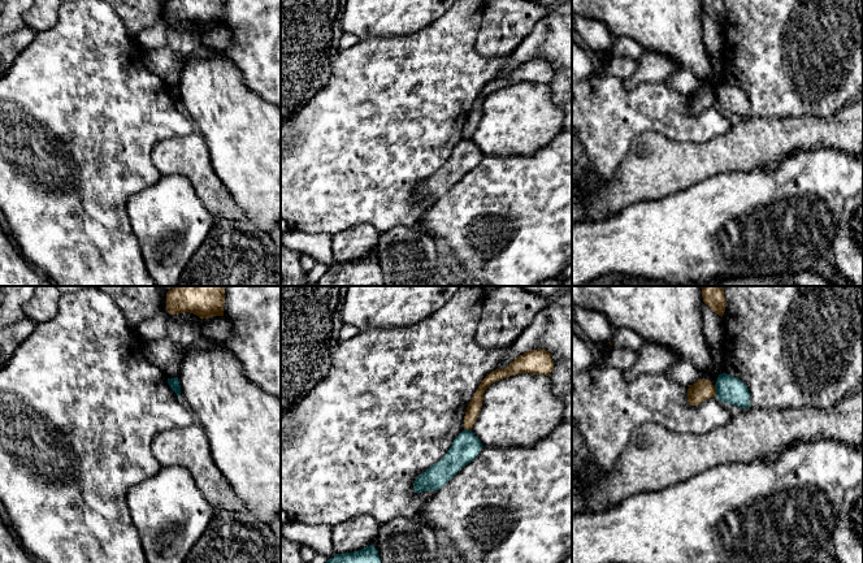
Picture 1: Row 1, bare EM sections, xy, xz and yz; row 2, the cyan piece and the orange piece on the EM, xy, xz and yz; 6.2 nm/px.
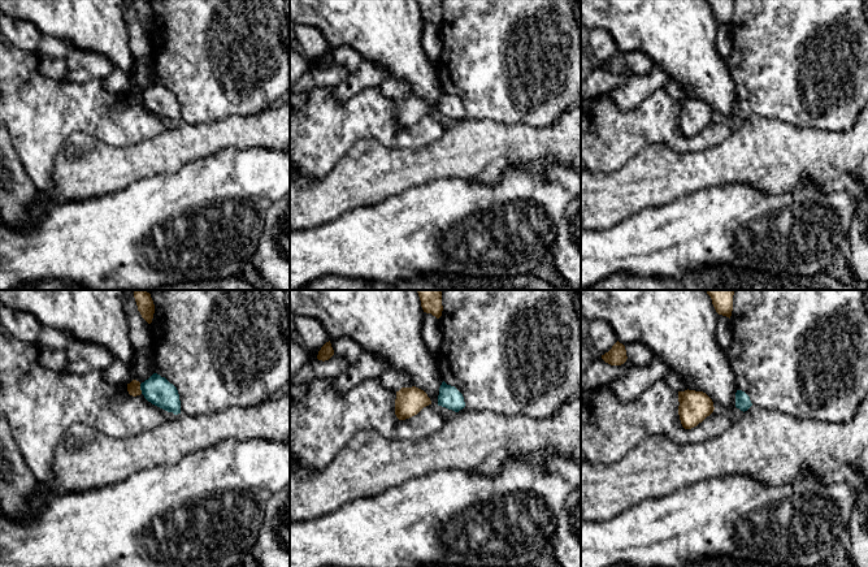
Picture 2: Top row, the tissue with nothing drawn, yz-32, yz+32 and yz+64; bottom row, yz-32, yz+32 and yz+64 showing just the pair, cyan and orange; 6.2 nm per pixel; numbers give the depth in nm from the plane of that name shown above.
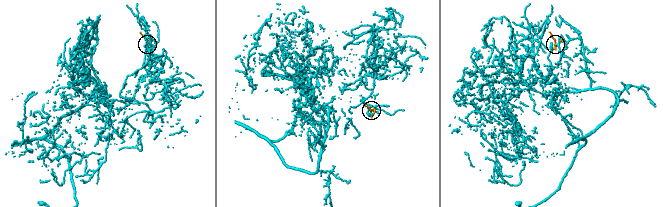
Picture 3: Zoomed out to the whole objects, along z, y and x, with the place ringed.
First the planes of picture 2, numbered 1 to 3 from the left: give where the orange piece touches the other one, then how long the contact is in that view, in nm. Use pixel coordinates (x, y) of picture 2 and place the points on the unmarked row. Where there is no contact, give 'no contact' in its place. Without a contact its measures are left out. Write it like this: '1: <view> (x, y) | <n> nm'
1: yz-32 (140, 98) | 70 nm
2: no contact
3: no contact

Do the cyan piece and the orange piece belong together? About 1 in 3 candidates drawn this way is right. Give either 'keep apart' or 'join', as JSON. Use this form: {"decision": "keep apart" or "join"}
{"decision": "keep apart"}

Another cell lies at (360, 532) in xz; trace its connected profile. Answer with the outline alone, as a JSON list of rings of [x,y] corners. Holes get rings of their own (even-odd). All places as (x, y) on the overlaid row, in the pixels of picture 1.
[[[370,515],[356,516],[331,527],[331,543],[335,554],[355,553],[369,545],[377,549],[380,524]]]

